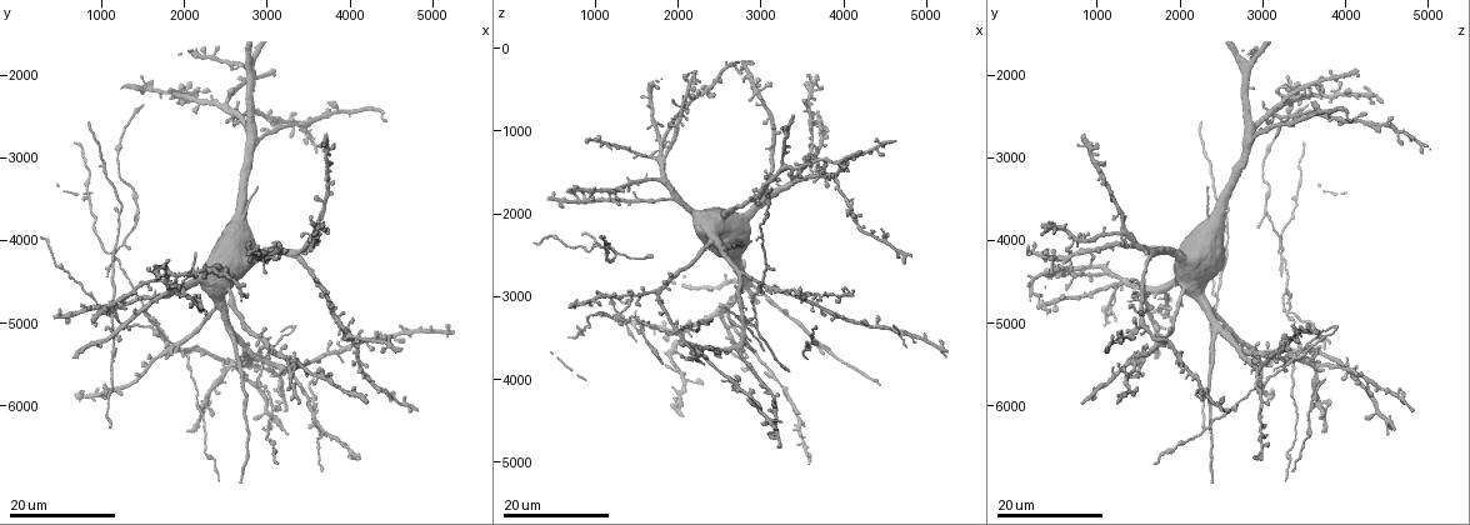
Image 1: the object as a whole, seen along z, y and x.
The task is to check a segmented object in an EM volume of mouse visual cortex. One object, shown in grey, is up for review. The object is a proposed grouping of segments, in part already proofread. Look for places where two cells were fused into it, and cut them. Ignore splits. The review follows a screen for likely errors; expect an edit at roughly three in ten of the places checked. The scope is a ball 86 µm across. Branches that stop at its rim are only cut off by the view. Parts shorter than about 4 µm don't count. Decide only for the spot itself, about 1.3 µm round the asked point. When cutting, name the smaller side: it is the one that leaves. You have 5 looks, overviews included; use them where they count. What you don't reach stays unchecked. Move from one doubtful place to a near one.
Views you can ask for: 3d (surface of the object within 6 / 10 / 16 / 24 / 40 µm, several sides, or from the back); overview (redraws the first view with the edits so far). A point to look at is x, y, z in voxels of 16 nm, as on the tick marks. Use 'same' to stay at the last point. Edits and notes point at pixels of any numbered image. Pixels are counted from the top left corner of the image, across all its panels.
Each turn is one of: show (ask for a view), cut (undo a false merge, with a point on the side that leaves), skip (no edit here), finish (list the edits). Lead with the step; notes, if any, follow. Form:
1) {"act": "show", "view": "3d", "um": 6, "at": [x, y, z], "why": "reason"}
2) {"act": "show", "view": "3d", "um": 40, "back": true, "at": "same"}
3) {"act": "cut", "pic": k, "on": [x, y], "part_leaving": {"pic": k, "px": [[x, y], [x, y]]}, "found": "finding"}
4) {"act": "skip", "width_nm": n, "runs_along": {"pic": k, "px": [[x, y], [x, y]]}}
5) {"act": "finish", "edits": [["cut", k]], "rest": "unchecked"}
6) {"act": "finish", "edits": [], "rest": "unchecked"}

{"act": "show", "view": "3d", "um": 24, "at": [1550, 4850, 3350], "why": "four-way junction"}

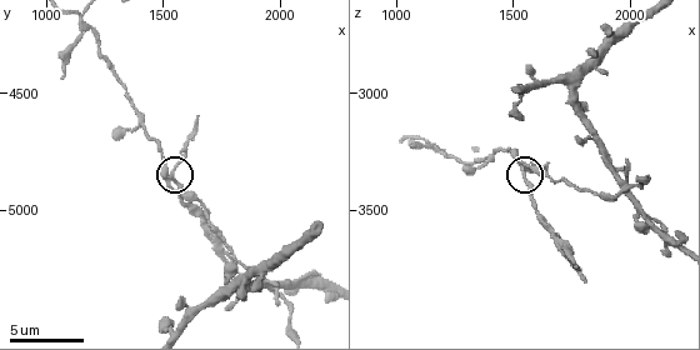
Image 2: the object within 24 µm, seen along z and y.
{"act": "show", "view": "3d", "um": 6, "at": [1530, 4870, 3330]}

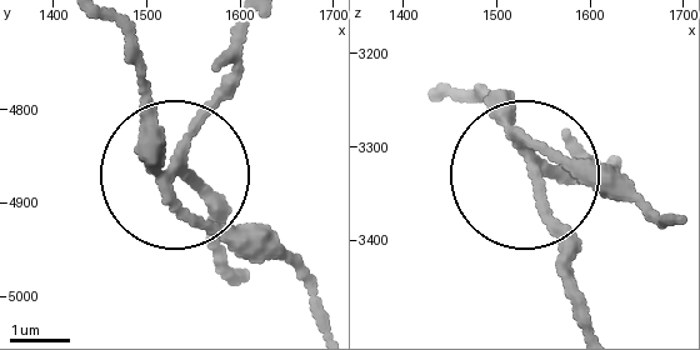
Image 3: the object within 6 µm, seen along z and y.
{"act": "cut", "pic": 3, "on": [215, 90], "part_leaving": {"pic": 3, "px": [[173, 174], [241, 274]]}, "found": "a second cell is stuck on"}

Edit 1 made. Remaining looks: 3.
{"act": "show", "view": "overview"}

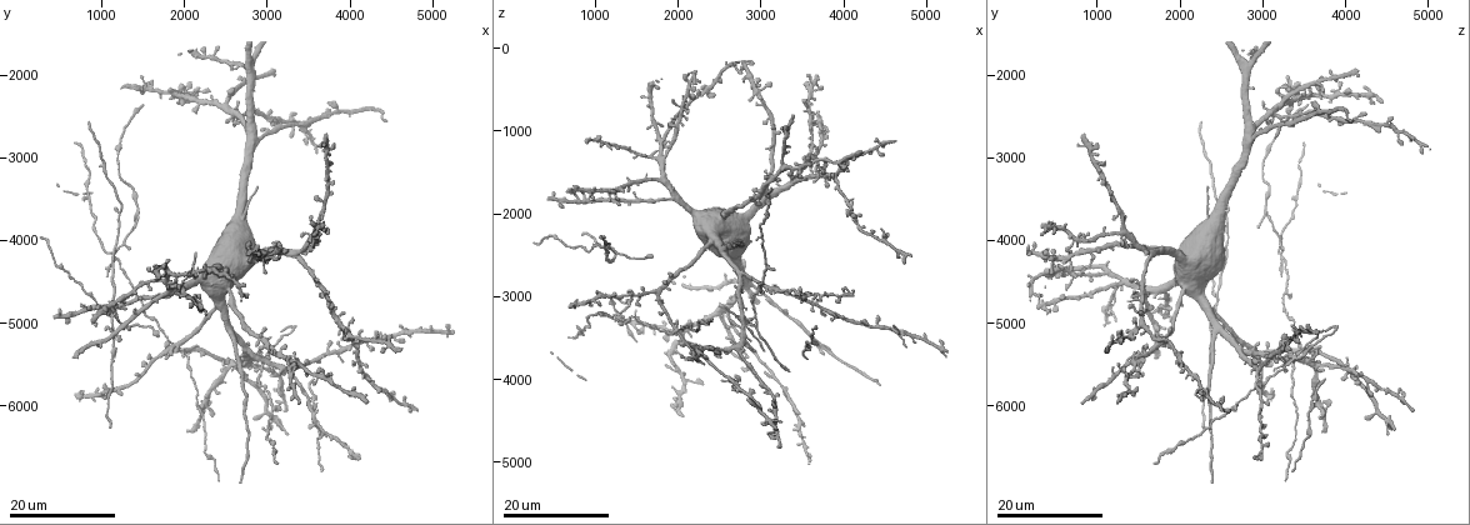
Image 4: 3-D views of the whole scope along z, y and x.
{"act": "show", "view": "3d", "um": 24, "at": [3350, 5050, 3900], "why": "abrupt turn"}

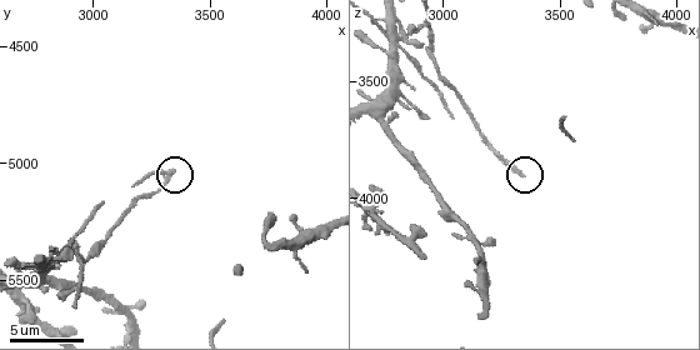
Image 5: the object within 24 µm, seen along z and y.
{"act": "show", "view": "3d", "um": 6, "at": [3320, 5070, 3890]}

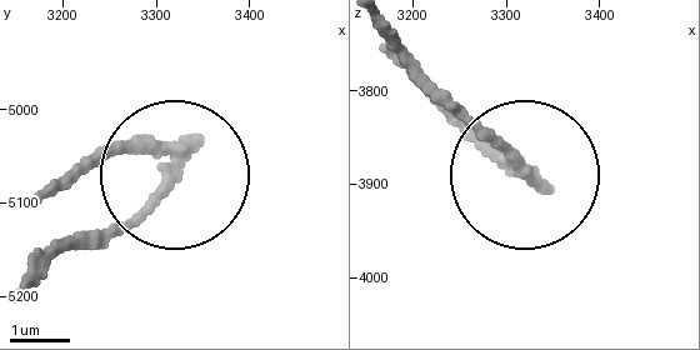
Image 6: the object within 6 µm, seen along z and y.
{"act": "skip", "found": "one cell here"}

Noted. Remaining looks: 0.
{"act": "finish", "edits": [["cut", 3]], "rest": "unchecked"}

